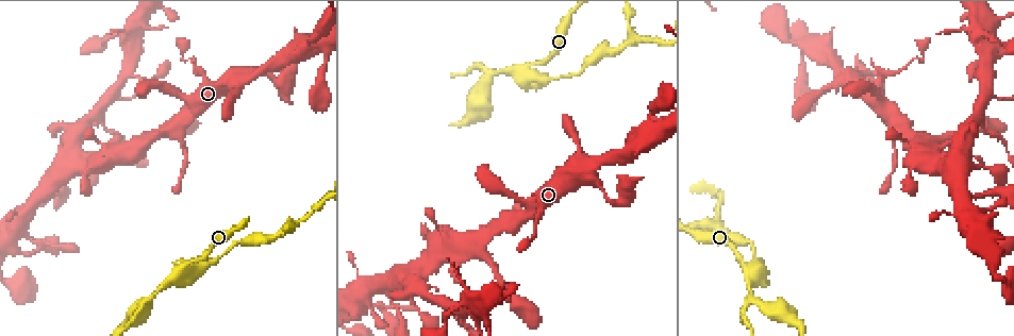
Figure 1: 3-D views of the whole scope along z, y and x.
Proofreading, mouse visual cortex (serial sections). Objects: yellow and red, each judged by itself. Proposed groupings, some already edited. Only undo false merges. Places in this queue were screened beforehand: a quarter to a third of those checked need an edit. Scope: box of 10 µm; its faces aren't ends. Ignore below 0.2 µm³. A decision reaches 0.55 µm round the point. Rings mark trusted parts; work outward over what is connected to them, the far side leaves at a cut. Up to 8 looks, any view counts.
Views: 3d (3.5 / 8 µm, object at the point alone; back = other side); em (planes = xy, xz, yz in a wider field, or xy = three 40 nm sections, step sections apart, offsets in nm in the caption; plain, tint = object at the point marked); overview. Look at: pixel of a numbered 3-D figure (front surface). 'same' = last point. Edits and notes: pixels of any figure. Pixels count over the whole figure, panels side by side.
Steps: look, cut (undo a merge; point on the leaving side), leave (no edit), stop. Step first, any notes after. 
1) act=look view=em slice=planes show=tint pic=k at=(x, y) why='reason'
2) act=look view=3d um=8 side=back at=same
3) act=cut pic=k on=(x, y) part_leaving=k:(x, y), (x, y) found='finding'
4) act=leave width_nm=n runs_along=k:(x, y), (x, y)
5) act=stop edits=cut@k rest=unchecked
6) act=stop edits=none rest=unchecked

act=look view=3d um=3.5 pic=1 at=(977, 115) why='thin arm on a thick one'

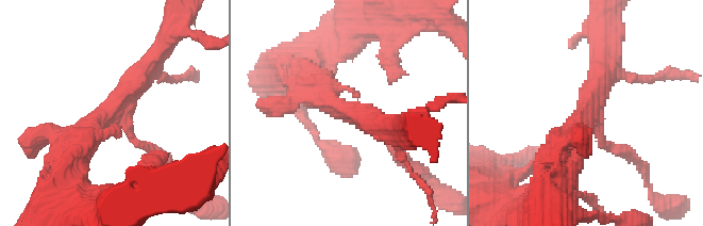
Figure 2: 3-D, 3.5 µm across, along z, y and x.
act=look view=em slice=xy step=1 show=tint pic=2 at=(587, 108) arms=3 arm_widths_nm=150,350,350

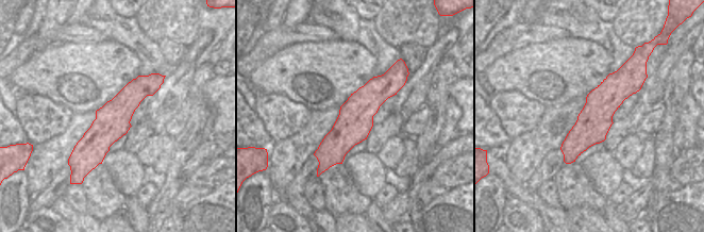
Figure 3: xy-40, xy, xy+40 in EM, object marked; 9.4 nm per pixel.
act=leave width_nm=340 runs_along=3:(154, 76), (115, 115), (83, 160) found='all the same cell'

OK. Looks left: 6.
act=look view=3d um=3.5 pic=1 at=(526, 71)

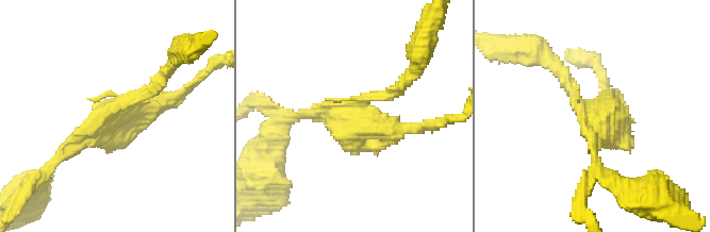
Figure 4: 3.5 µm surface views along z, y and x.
act=look view=em slice=planes show=tint pic=4 at=(117, 109) why='need the tissue'

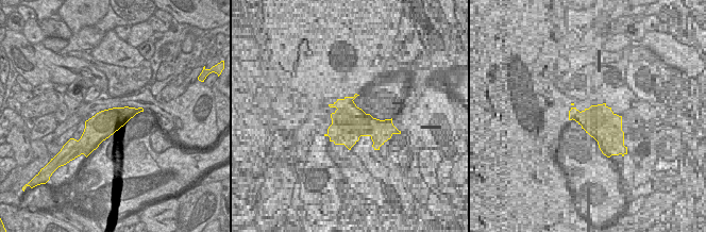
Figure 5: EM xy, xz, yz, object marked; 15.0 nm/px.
act=cut pic=4 on=(625, 146) width_nm=400 found='a second cell is stuck on'

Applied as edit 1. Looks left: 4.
act=look view=overview why='redraw'

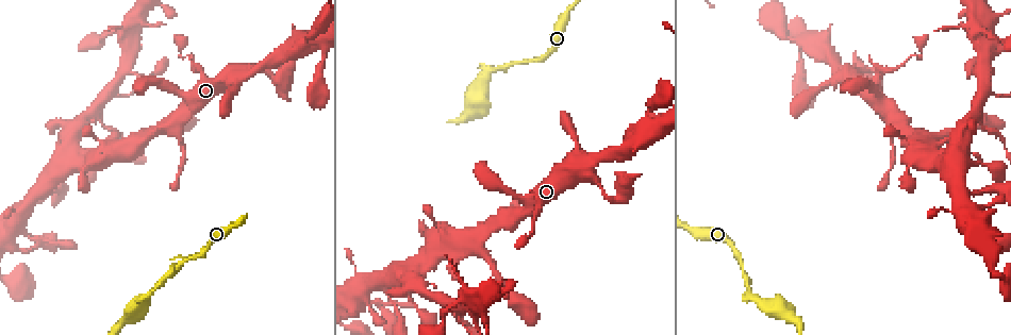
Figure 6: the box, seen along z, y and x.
act=look view=3d um=3.5 pic=6 at=(130, 36)

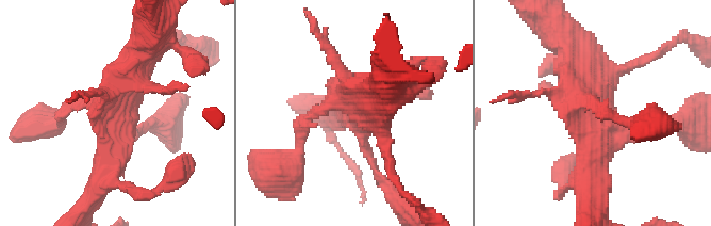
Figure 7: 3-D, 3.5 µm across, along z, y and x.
act=look view=em slice=xy step=5 show=tint pic=7 at=(358, 111)

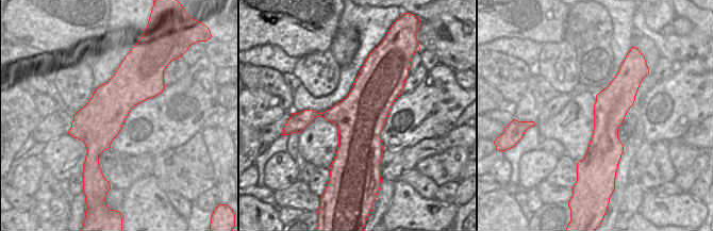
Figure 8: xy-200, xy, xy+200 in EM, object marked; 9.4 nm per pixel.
act=leave runs_along=7:(101, 177), (127, 85), (150, 49) found='all the same cell'

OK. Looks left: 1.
act=stop edits=cut@4 rest=unchecked

